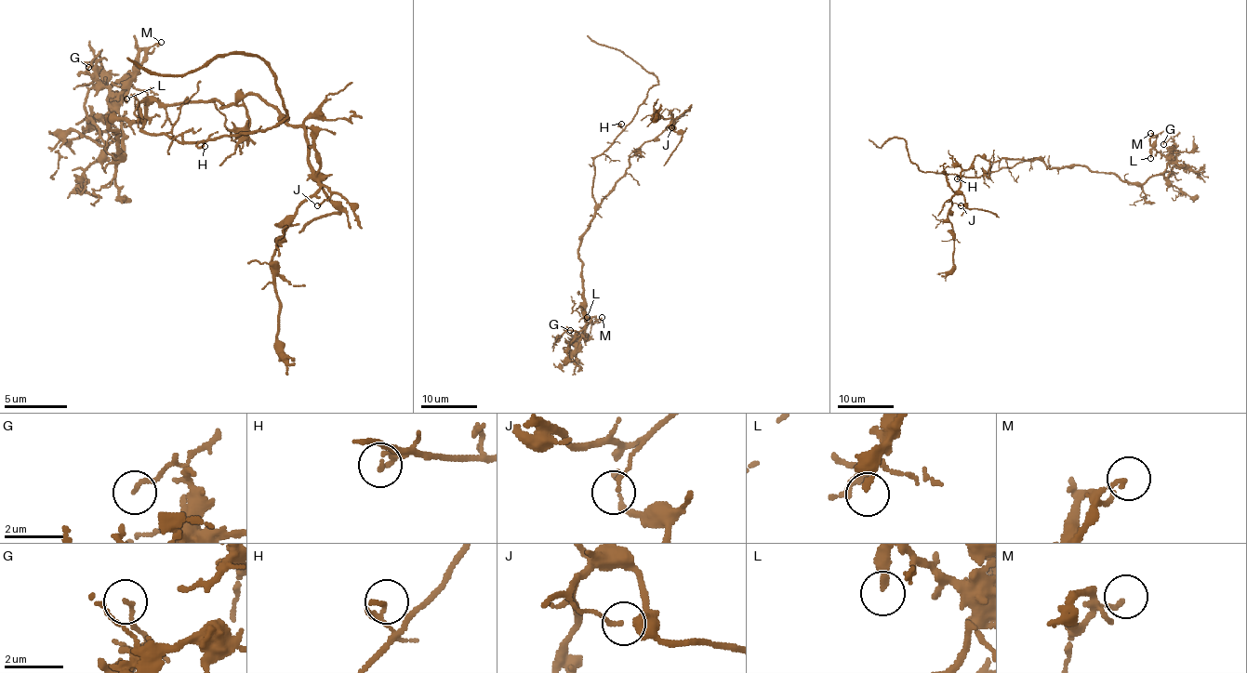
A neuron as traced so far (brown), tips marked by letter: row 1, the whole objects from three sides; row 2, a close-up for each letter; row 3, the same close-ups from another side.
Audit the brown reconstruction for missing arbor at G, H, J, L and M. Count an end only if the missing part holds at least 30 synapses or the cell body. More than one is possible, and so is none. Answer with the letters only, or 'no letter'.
no letter

